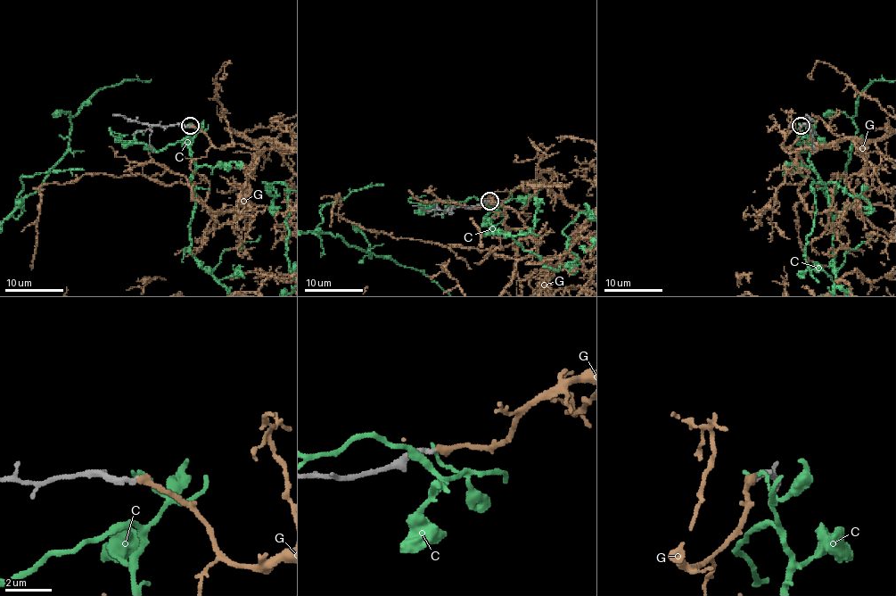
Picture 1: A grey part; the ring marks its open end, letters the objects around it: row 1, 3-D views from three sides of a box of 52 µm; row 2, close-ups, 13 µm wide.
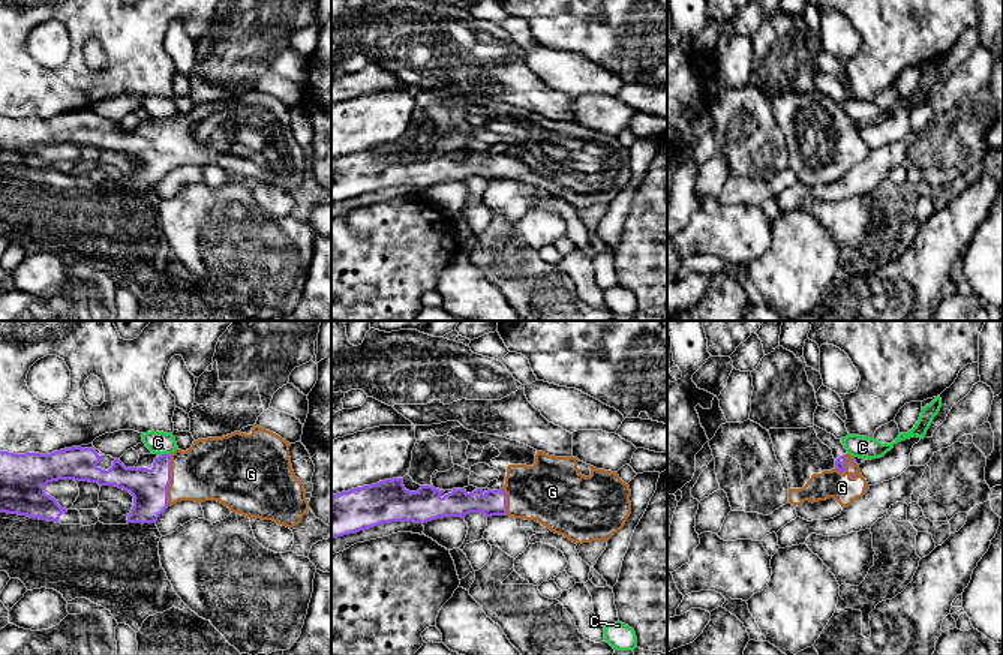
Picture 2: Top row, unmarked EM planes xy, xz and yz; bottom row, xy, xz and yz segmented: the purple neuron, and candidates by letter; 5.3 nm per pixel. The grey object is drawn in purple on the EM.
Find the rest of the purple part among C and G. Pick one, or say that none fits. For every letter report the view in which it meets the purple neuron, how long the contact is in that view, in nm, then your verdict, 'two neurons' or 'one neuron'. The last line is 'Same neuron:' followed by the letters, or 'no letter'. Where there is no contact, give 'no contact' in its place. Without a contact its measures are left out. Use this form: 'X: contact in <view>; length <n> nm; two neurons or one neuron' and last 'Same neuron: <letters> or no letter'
C: contact in xy; length 70 nm; two neurons
G: contact in xy; length 280 nm; one neuron
Same neuron: G

